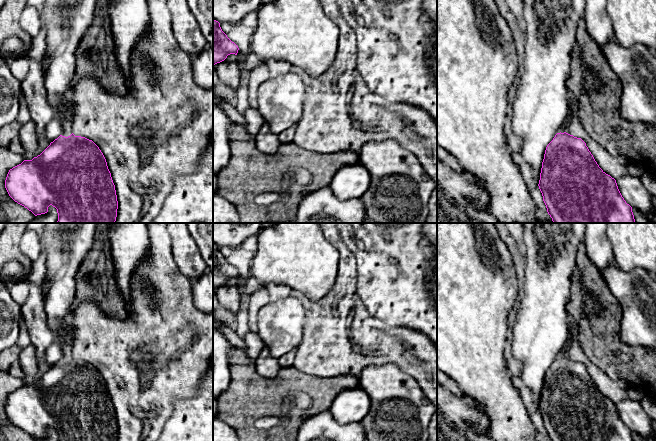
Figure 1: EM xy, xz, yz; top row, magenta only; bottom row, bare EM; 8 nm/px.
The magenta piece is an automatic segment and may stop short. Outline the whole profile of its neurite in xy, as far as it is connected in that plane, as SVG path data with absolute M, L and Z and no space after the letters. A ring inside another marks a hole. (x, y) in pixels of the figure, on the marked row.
M67 115L63 122L63 132L57 139L37 157L24 160L10 169L5 180L5 188L15 202L27 208L35 216L47 213L48 207L52 205L57 209L57 223L114 223L118 201L106 159L92 140L73 134L72 123L73 116Z

